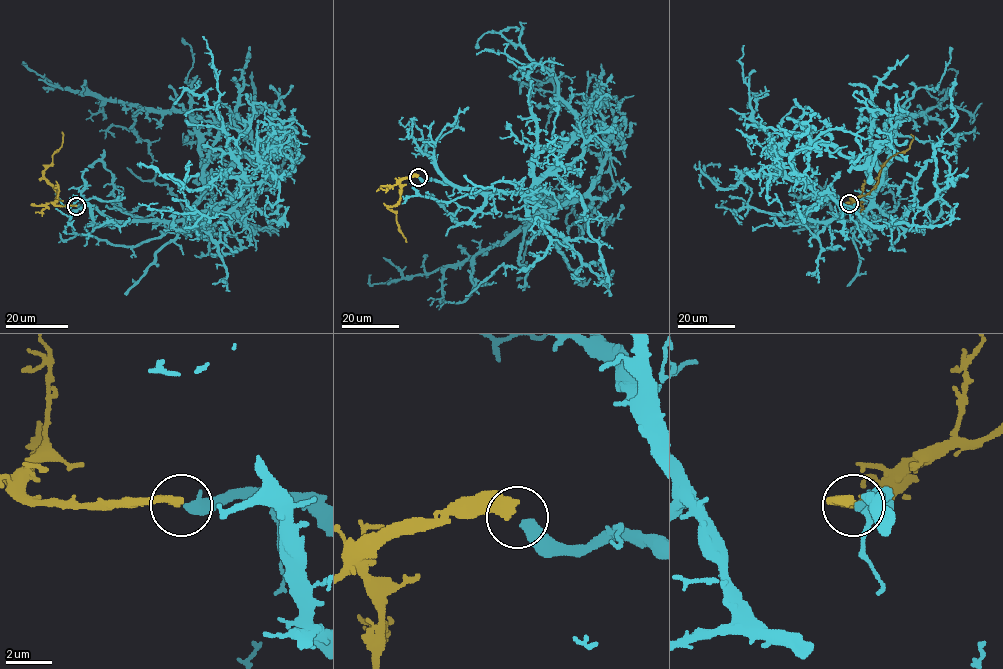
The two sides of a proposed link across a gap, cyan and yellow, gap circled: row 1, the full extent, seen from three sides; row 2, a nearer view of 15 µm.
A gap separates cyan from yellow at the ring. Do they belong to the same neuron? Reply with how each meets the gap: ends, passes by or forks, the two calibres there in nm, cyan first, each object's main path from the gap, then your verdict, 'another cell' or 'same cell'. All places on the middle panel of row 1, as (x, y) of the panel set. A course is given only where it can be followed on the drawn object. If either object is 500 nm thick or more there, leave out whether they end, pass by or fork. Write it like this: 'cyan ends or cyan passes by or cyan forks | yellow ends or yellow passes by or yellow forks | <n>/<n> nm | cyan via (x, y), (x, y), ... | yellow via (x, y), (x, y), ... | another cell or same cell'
cyan ends | yellow ends | 480/480 nm | cyan via (418, 177), (483, 192), (519, 192), (540, 209), (504, 240), (462, 261), (397, 281), (372, 285), (371, 275) | yellow via (418, 177), (403, 177), (398, 183), (400, 198), (387, 207), (396, 215), (399, 231), (405, 238) | same cell

